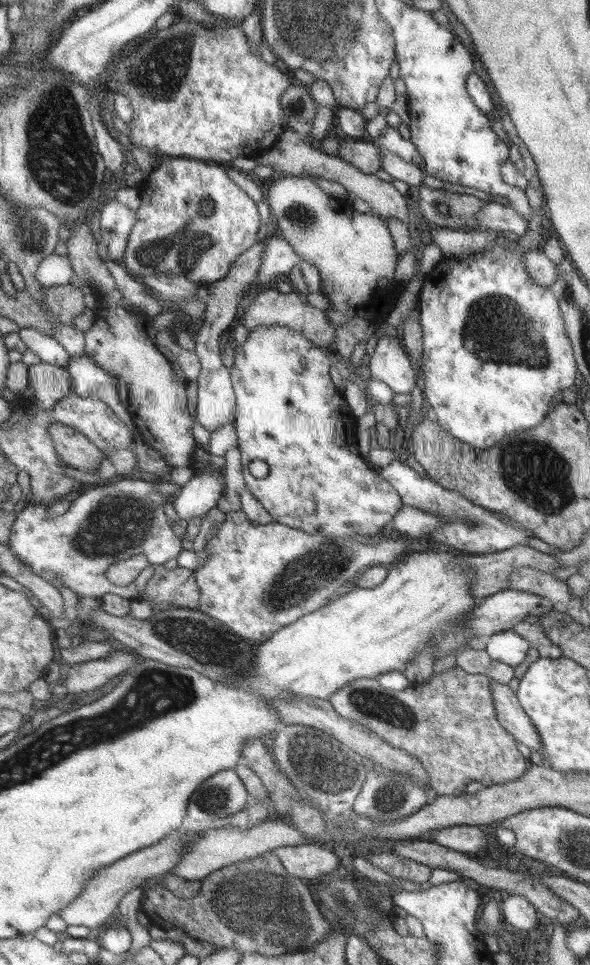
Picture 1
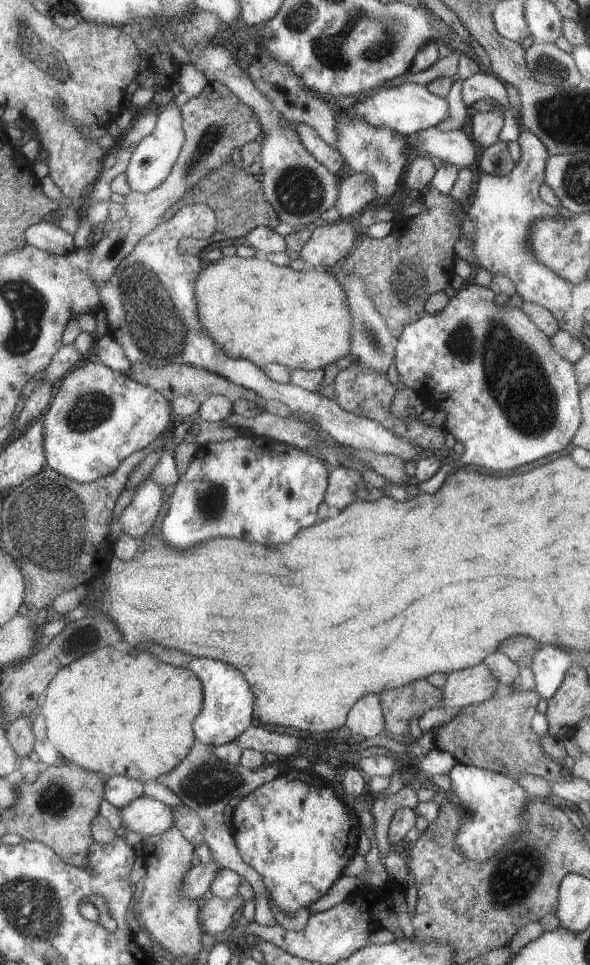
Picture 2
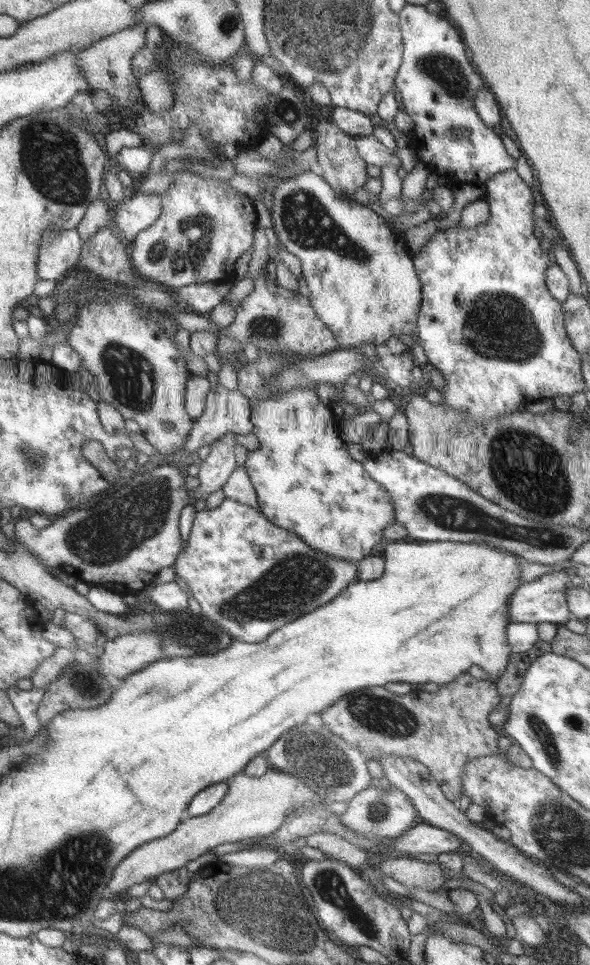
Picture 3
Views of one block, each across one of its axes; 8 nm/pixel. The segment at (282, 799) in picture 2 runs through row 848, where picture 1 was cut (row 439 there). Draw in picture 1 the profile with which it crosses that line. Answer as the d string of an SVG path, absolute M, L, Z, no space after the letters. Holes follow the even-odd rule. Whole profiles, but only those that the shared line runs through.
M276 325L250 330L244 345L234 347L233 366L229 372L236 396L234 426L245 489L271 514L274 522L295 527L306 534L328 538L376 536L376 532L390 524L403 508L402 496L360 458L356 448L358 418L328 376L330 360L326 352L316 348L315 343L299 331ZM252 460L263 460L268 464L267 477L256 478L250 473L248 464Z

